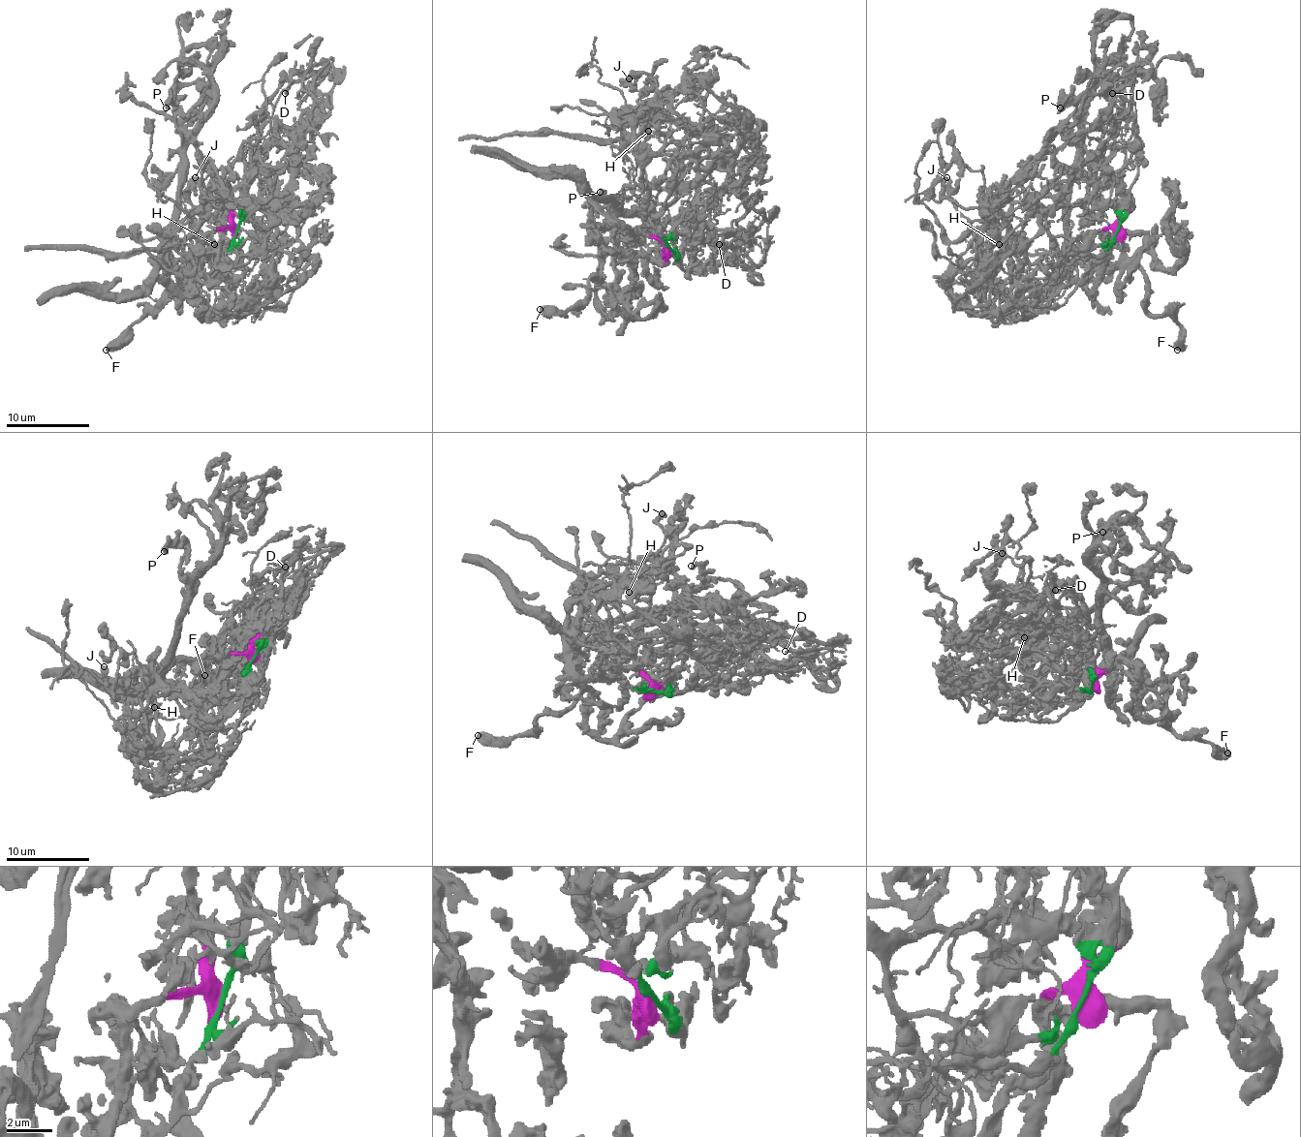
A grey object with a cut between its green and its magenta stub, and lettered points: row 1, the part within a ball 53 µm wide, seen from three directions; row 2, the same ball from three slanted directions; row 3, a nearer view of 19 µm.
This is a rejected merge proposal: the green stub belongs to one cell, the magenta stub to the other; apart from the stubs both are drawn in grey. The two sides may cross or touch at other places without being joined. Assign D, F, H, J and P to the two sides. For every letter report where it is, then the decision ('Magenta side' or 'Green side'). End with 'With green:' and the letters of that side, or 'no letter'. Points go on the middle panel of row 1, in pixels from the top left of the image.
D: Place: (719, 244). Green side
F: Place: (540, 309). Magenta side
H: Place: (648, 131). Green side
J: Place: (629, 78). Green side
P: Place: (600, 192). Magenta side
With green: D, H, J

